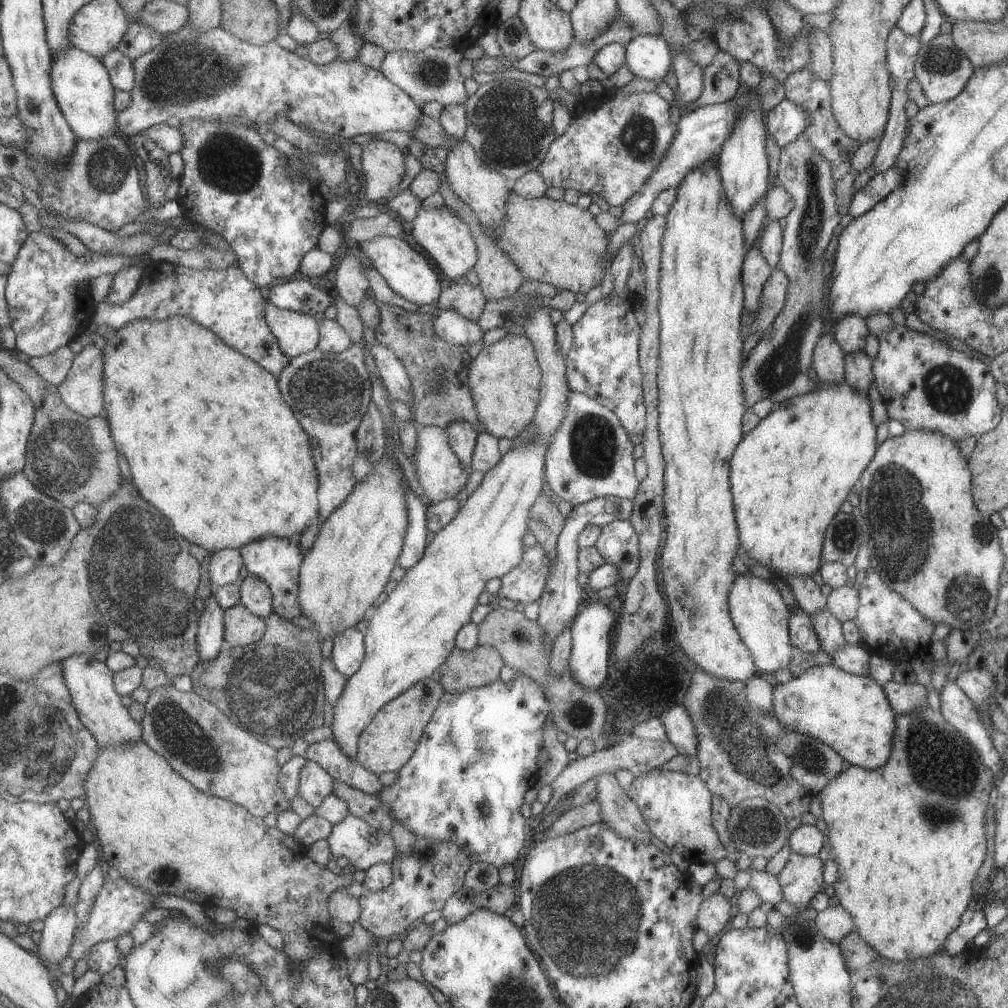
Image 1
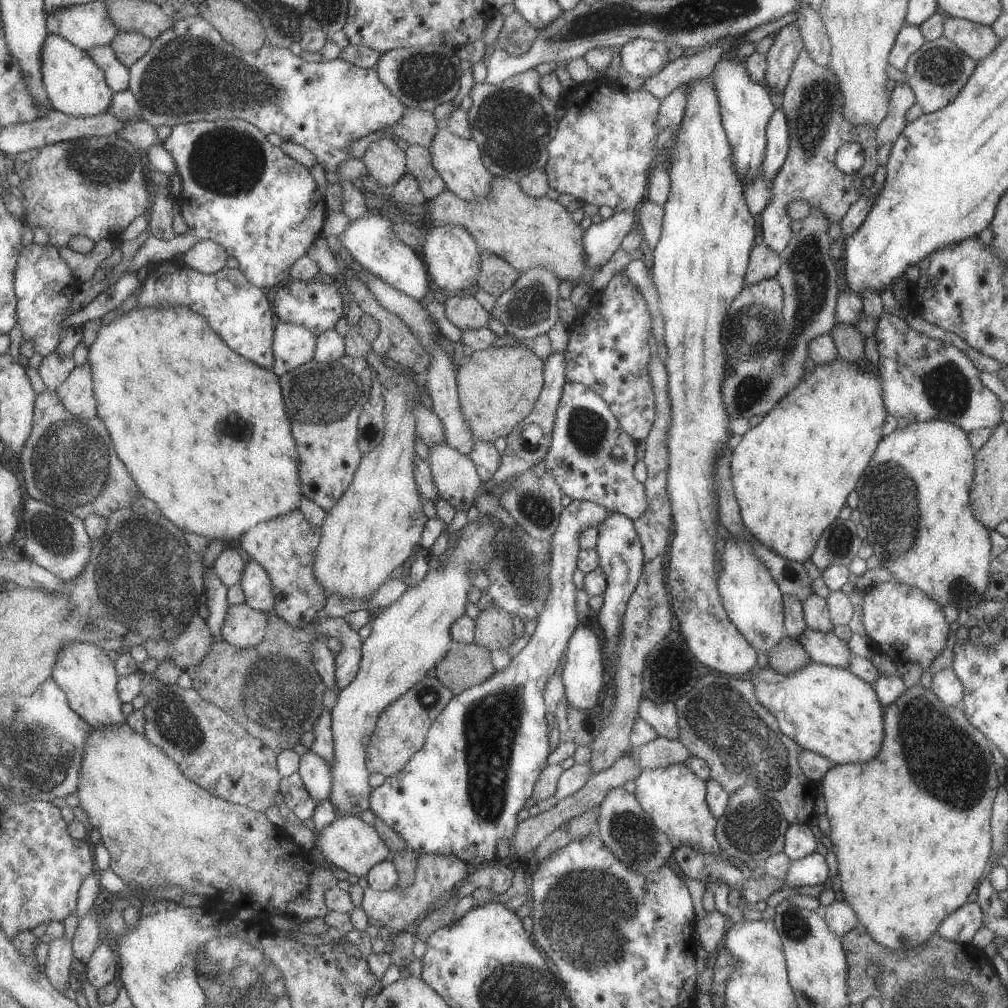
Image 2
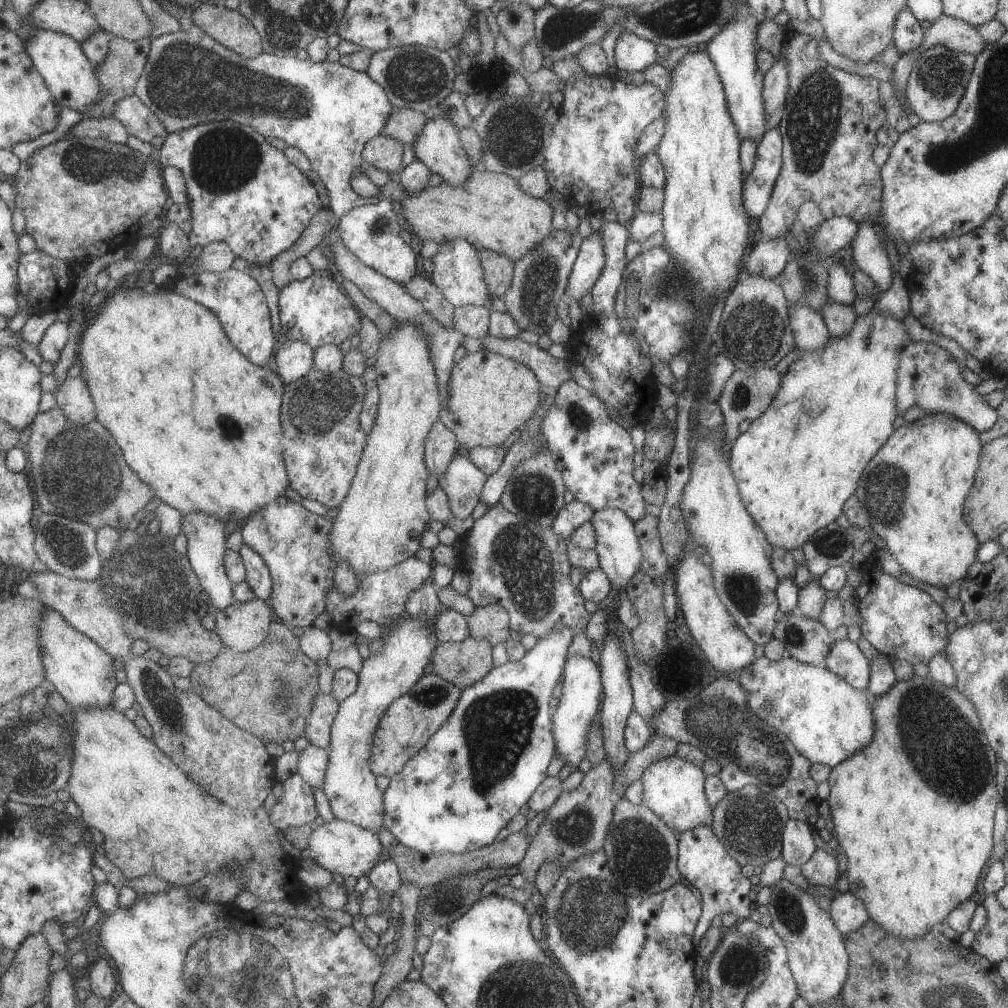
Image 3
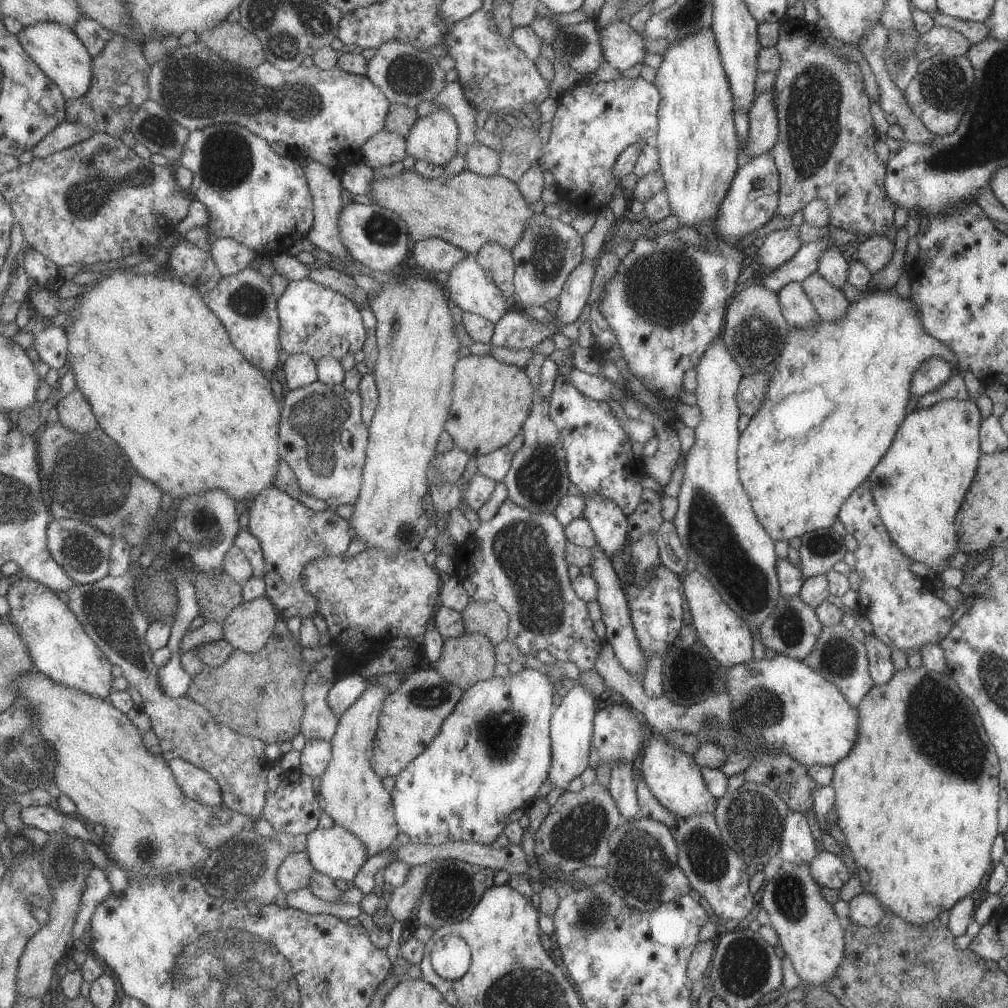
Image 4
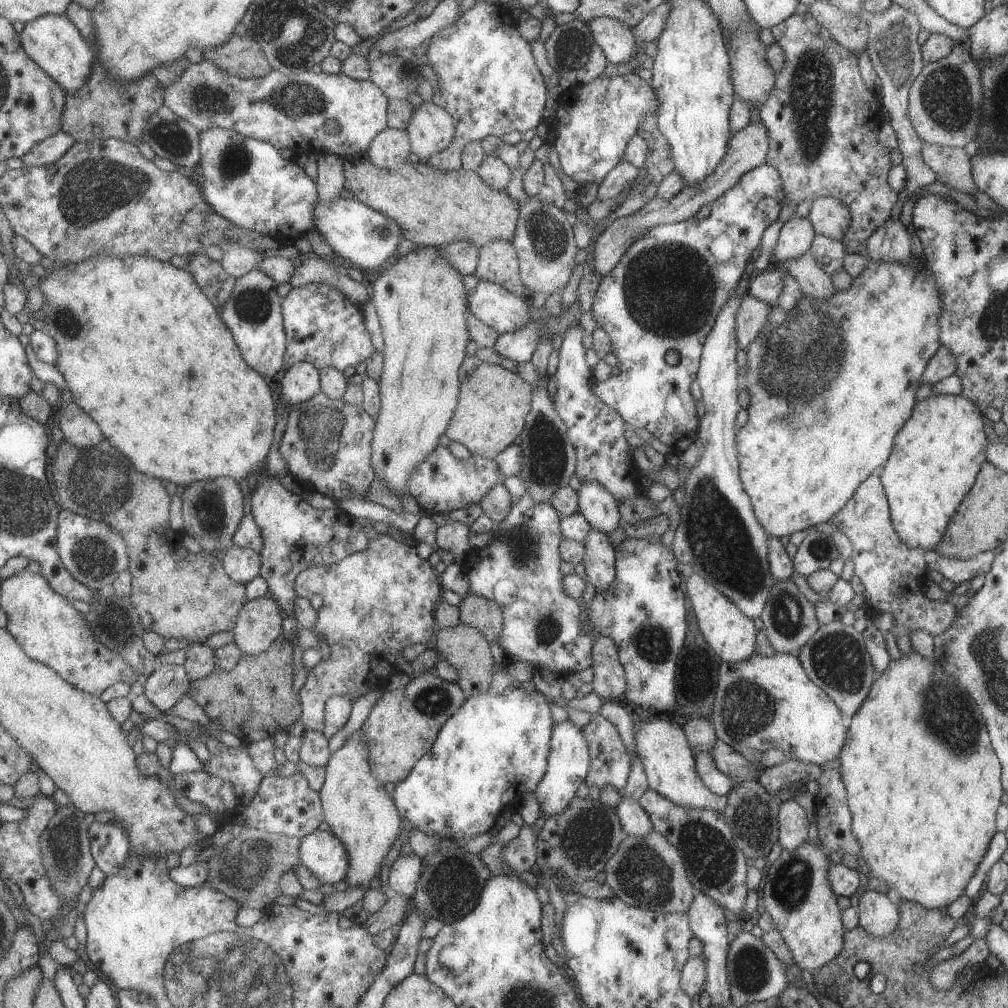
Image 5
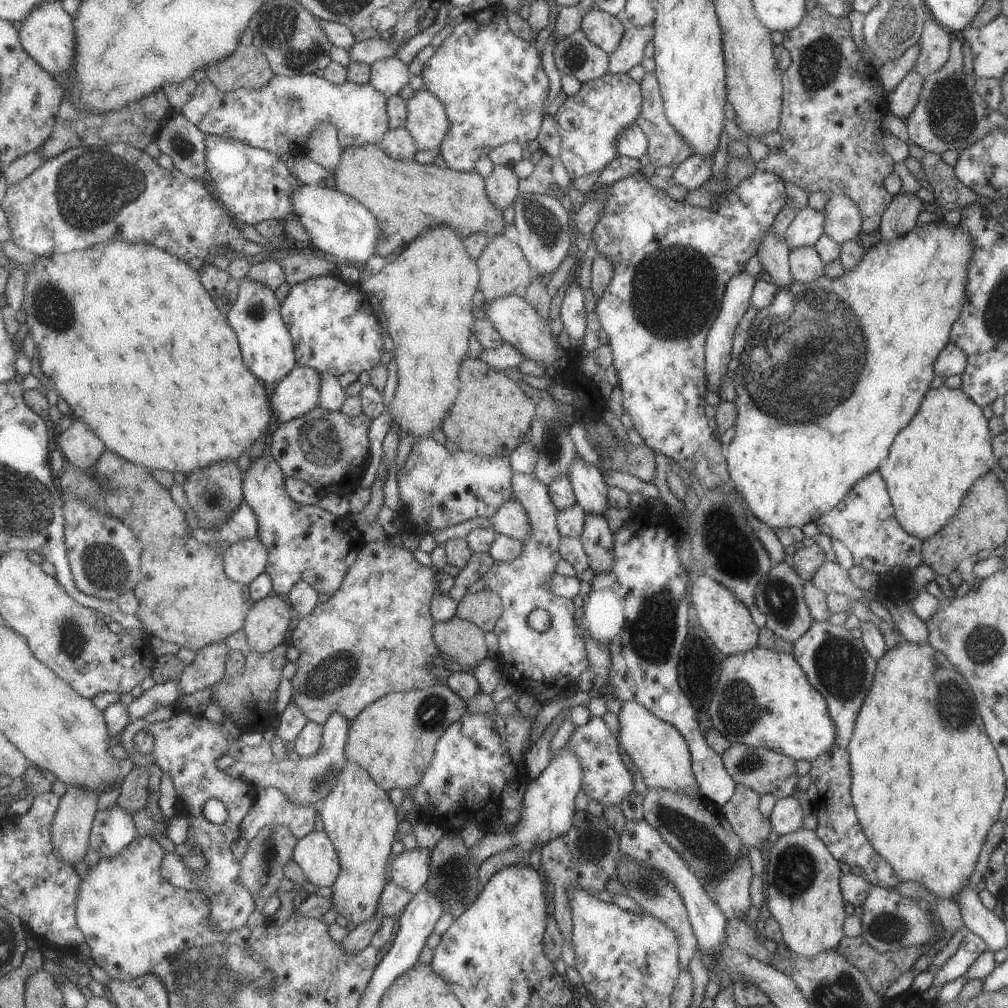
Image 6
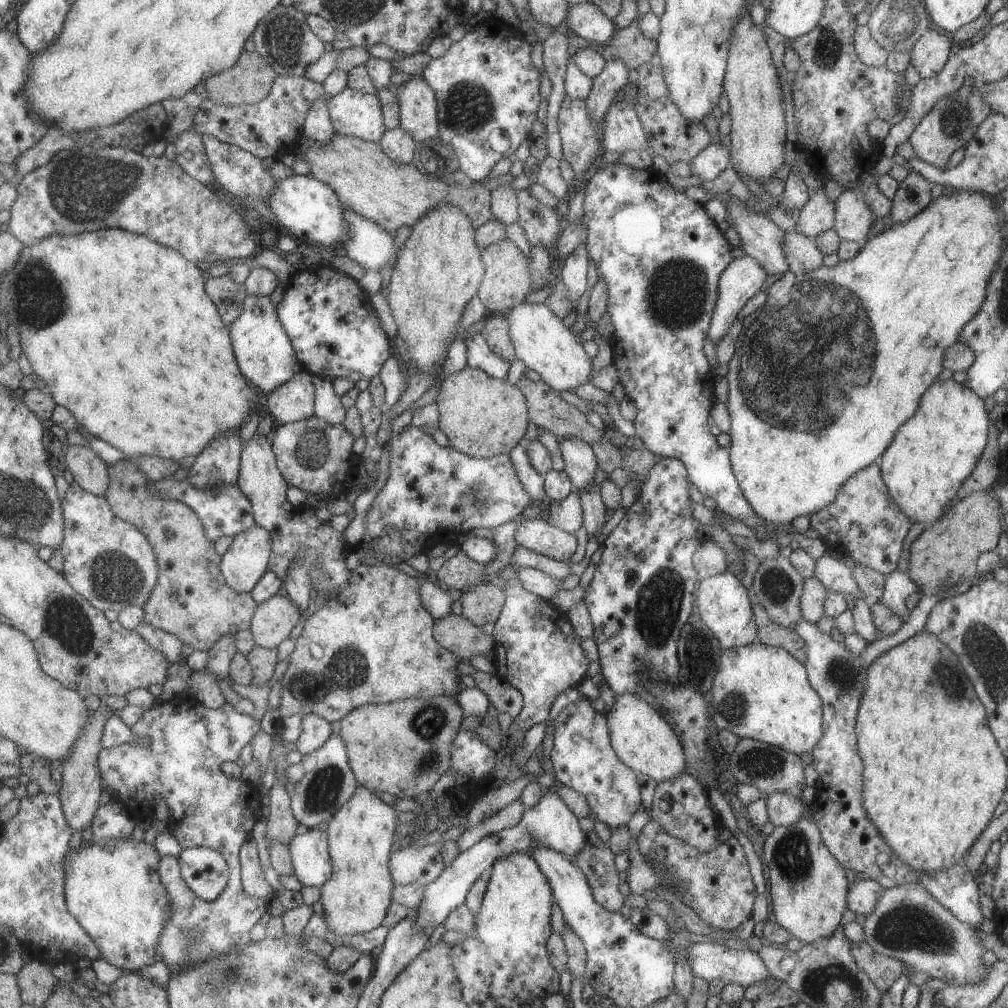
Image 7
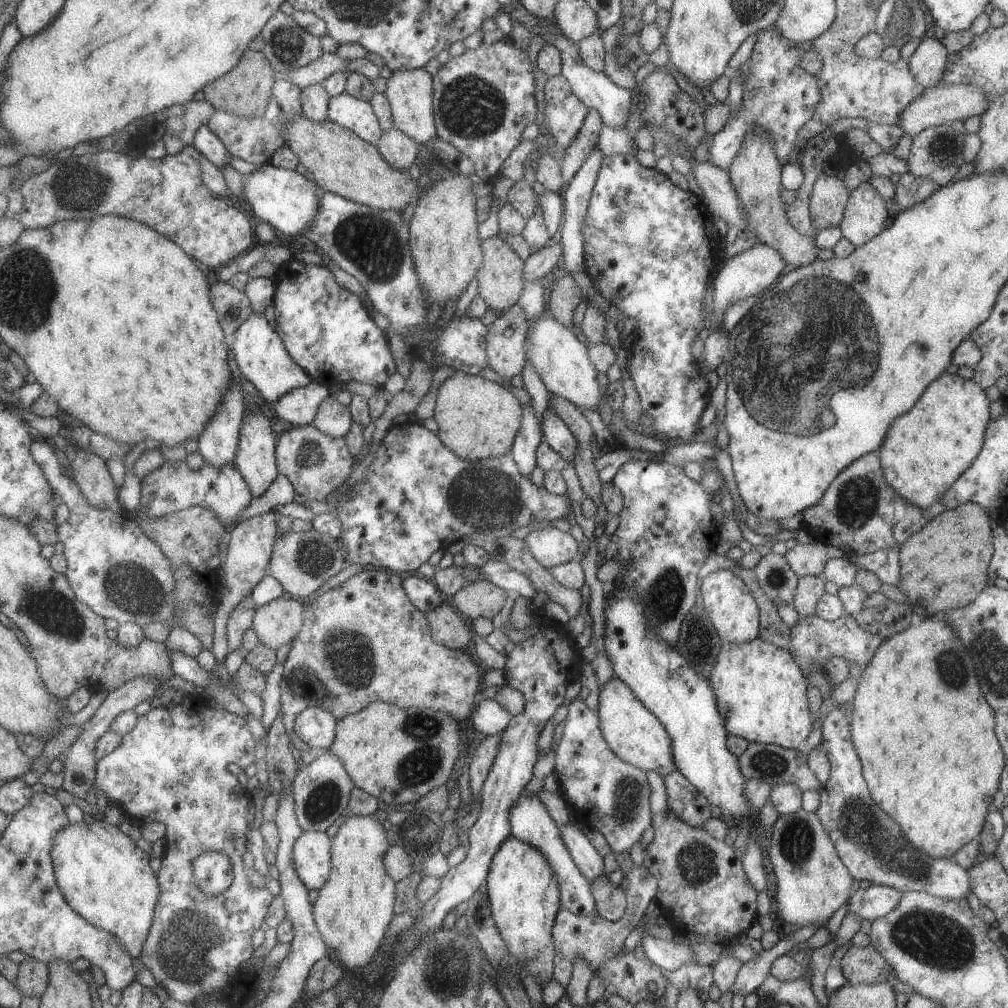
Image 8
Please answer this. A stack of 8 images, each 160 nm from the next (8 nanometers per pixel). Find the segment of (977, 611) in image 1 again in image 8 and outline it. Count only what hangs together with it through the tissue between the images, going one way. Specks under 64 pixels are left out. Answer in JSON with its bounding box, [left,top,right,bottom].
[877,373,989,512]

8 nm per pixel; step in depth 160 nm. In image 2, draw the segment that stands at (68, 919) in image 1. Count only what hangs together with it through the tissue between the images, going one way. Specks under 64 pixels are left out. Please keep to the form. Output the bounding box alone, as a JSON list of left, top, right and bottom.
[47,935,75,995]

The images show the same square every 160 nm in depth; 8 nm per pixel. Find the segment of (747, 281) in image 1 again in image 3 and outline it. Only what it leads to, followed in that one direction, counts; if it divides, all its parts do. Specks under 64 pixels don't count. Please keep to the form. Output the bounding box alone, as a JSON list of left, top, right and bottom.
[745,238,791,280]

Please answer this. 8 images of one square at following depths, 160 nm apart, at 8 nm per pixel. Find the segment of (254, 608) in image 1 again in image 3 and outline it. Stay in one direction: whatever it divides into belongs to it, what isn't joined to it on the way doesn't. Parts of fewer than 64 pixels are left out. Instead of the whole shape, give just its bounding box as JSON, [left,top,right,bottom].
[238,543,272,601]

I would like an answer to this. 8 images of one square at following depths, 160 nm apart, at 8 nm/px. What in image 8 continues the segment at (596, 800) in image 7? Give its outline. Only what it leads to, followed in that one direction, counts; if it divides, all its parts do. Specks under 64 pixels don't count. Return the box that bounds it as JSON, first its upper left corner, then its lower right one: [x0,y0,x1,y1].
[554,698,652,854]

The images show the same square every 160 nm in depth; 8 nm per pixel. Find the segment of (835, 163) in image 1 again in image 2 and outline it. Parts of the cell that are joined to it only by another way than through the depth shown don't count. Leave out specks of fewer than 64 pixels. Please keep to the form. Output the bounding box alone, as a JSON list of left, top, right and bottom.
[757,48,878,255]

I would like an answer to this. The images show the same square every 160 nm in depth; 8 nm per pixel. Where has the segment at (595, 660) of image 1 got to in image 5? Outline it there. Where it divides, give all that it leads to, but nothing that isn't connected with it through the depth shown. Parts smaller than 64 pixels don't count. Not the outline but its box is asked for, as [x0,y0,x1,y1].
[532,718,589,816]

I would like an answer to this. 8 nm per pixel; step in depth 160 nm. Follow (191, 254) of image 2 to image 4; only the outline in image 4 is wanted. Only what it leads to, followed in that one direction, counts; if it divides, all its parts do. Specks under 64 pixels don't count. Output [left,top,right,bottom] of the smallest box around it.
[210,237,259,277]

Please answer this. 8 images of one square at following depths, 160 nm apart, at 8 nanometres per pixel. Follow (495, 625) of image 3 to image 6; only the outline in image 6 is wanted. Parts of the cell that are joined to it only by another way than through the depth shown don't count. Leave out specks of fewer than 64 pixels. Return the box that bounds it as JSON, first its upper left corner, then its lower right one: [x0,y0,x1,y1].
[456,588,502,633]

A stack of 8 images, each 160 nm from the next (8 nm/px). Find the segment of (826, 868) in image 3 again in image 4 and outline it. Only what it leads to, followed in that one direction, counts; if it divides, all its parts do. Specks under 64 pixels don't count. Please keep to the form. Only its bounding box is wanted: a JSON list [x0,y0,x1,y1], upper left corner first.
[808,850,850,890]

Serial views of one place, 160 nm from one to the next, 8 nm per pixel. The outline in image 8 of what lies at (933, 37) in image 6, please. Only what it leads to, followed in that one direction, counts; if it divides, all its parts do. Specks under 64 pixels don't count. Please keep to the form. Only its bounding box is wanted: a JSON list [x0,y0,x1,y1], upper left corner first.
[907,38,947,88]

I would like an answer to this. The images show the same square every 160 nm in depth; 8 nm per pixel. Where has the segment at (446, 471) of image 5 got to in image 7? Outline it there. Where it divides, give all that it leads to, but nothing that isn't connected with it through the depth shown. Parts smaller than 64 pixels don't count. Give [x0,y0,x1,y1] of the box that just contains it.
[357,424,529,562]

